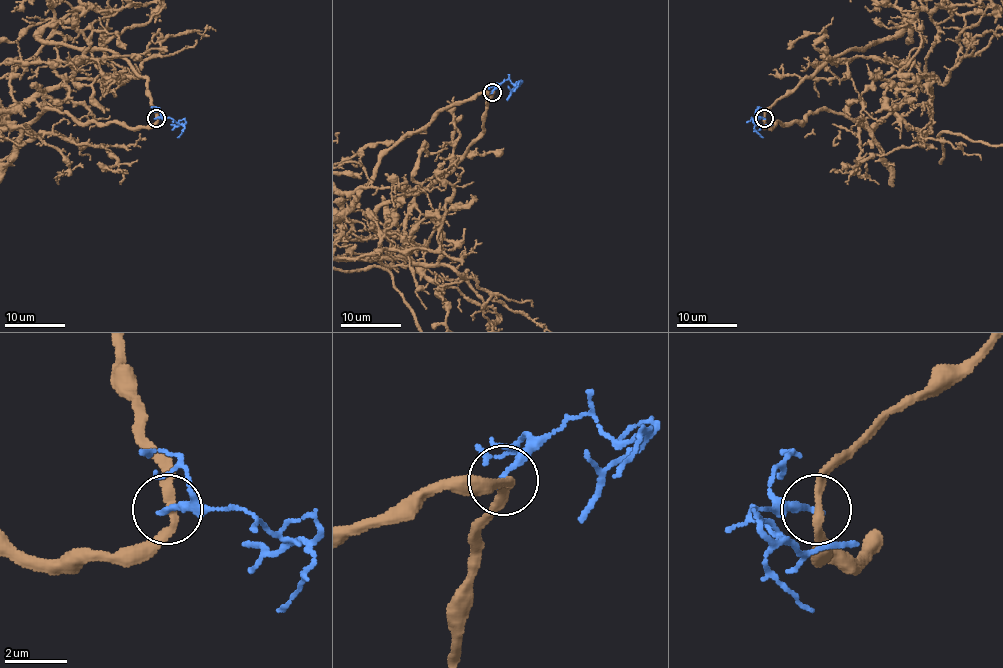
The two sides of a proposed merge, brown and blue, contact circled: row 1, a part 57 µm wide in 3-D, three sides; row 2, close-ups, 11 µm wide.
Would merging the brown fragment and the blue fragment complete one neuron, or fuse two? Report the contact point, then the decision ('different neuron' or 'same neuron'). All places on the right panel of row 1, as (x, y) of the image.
at (764, 118); different neuron

